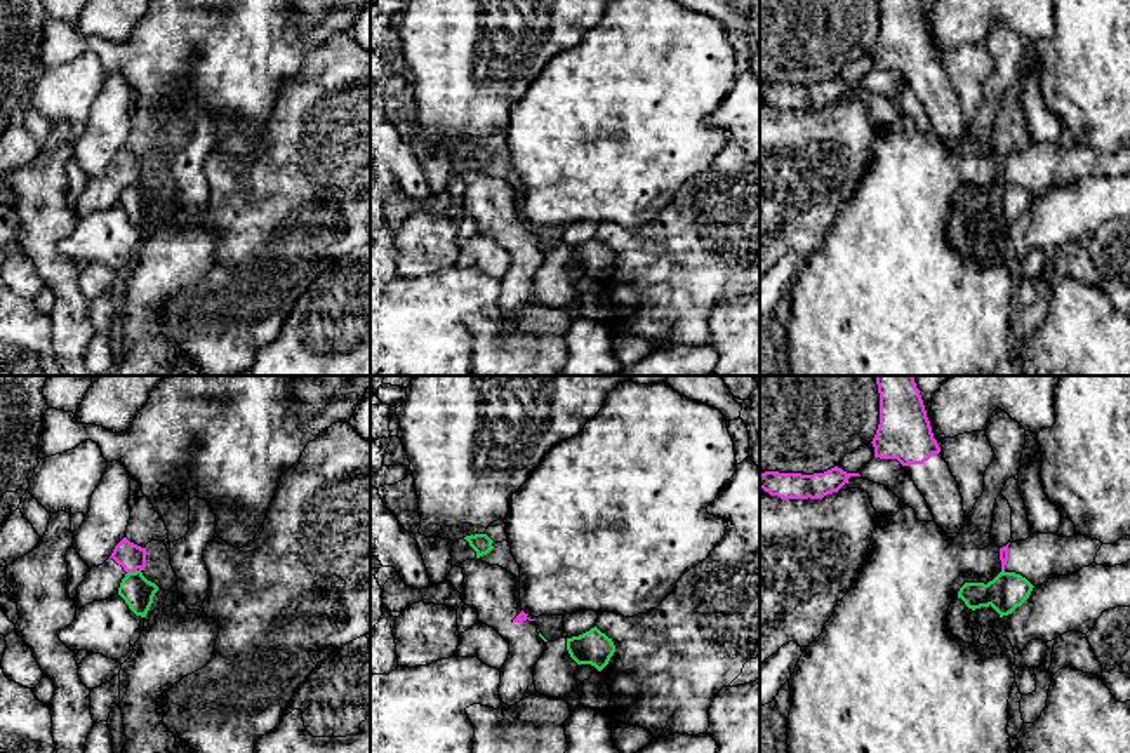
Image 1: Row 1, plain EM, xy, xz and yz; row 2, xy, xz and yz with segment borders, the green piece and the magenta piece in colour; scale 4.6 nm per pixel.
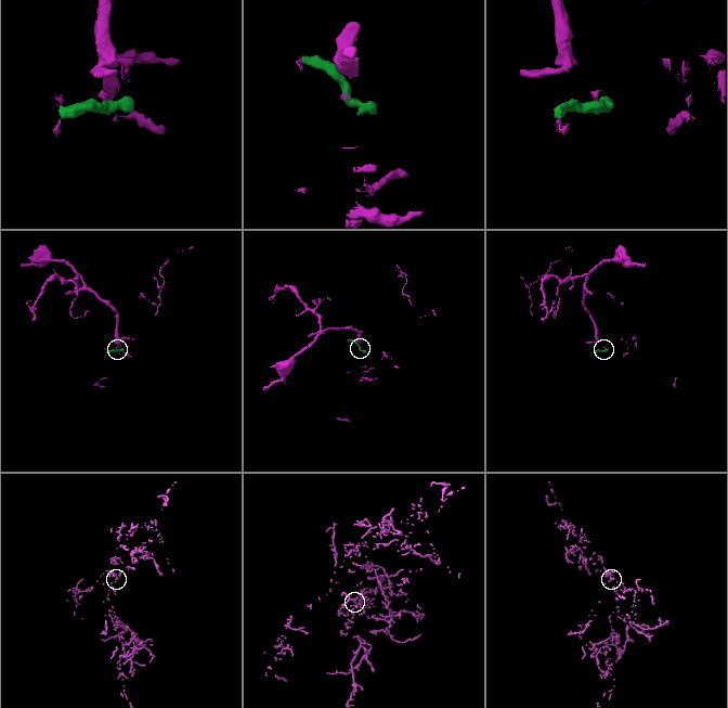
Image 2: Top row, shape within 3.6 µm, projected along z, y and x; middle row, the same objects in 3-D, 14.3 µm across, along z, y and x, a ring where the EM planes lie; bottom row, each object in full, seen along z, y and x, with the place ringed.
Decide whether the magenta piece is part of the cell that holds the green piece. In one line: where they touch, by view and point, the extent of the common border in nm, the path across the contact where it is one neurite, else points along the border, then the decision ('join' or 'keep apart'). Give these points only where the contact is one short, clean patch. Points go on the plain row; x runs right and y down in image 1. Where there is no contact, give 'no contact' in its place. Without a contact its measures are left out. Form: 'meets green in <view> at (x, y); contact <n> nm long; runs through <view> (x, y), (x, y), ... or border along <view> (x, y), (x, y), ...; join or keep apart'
meets green in xy at (131, 183); contact 50 nm long; border along xy (136, 179), (127, 185); keep apart

